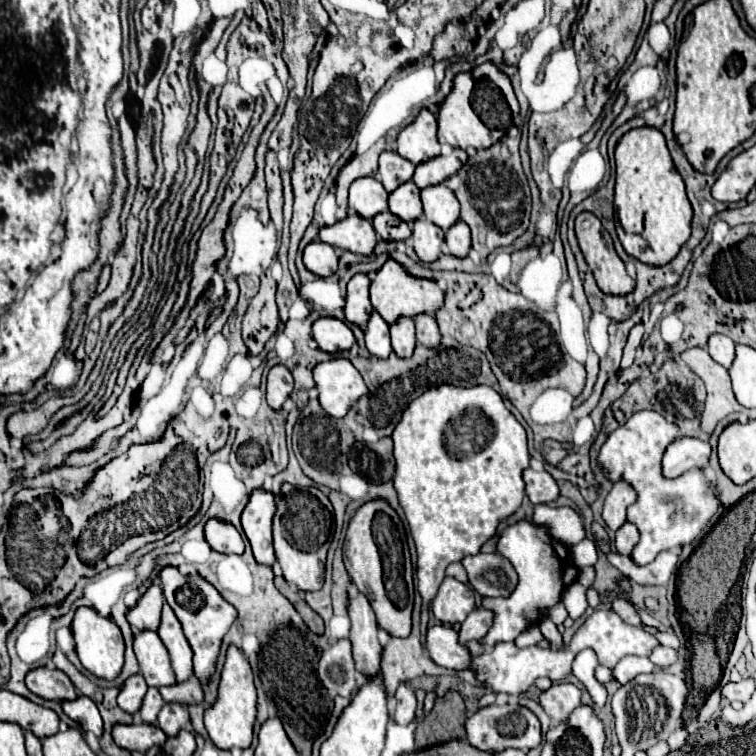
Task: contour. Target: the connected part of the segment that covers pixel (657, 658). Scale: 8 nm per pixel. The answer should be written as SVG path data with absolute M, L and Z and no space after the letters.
M659 646L659 648L653 650L653 654L651 654L649 658L651 658L651 662L655 662L657 666L671 666L671 664L677 662L679 654L677 654L677 650L673 650L673 648Z

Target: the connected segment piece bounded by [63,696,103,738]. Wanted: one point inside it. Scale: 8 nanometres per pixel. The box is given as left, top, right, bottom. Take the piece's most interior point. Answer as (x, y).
(83, 711)

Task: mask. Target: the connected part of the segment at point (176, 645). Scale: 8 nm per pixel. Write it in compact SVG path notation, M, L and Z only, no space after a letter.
M169 604L163 606L163 618L157 634L171 656L171 666L175 670L177 682L189 680L189 676L193 676L193 650L189 648L189 642L181 632L181 622L177 620L177 616L173 616Z

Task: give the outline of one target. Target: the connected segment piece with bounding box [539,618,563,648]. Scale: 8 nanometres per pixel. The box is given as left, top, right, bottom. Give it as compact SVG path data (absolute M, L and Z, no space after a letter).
M545 618L545 620L541 620L541 624L539 624L539 628L541 628L541 632L543 632L543 636L551 642L551 646L553 648L559 648L561 646L561 642L563 642L563 638L561 638L561 634L559 634L559 630L557 630L557 626L549 620L549 618Z

